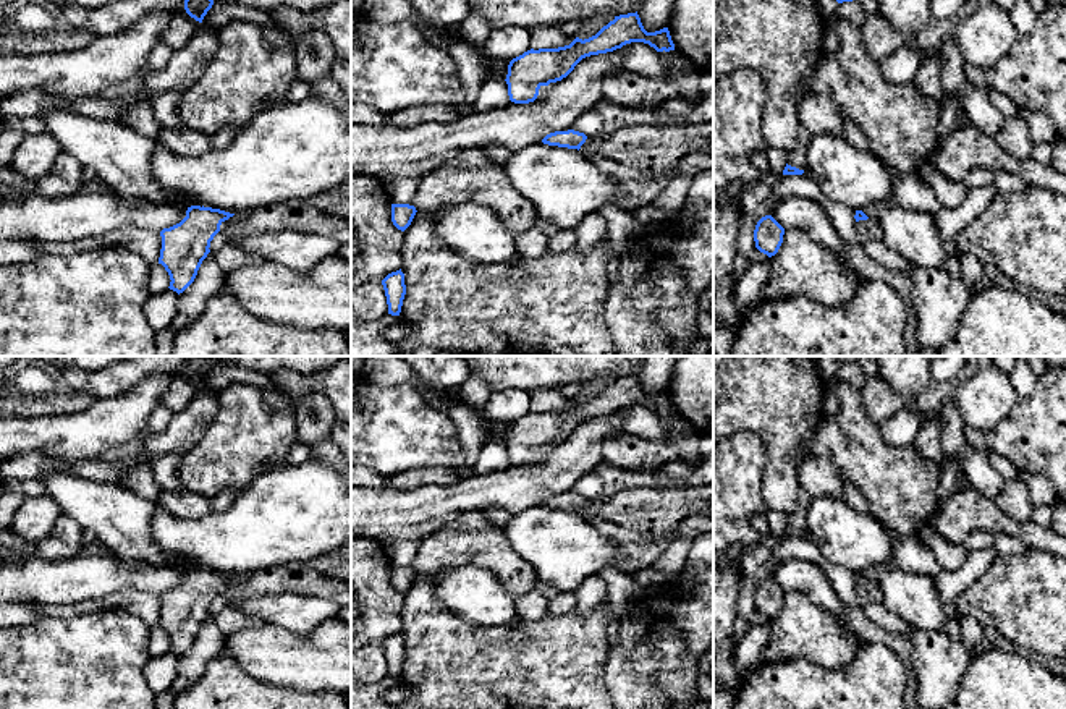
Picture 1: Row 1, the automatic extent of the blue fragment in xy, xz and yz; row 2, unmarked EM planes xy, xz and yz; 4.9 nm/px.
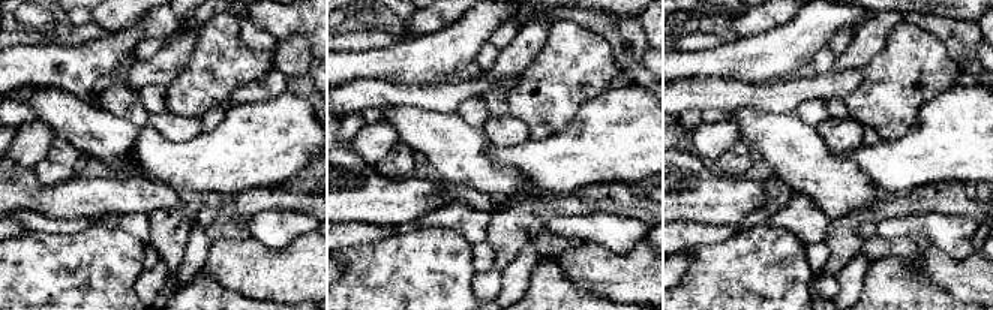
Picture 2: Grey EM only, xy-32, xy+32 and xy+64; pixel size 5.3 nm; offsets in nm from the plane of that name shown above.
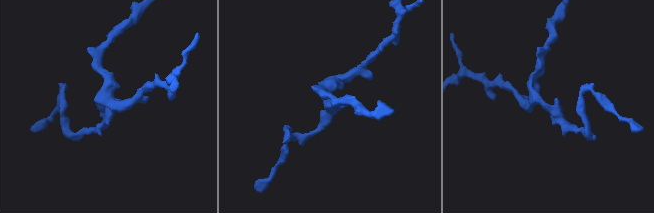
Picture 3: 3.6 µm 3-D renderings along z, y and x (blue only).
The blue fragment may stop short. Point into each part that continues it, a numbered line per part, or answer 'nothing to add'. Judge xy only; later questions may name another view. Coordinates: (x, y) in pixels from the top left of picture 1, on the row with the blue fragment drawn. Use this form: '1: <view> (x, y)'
1: xy (301, 216)

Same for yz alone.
1: yz (869, 227)

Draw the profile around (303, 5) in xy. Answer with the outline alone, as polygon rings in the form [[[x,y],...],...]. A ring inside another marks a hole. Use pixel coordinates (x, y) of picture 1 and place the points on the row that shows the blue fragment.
[[[214,0],[214,3],[217,2],[233,2],[233,3],[267,10],[267,11],[277,10],[281,6],[288,6],[299,11],[314,11],[322,6],[330,6],[336,0]]]

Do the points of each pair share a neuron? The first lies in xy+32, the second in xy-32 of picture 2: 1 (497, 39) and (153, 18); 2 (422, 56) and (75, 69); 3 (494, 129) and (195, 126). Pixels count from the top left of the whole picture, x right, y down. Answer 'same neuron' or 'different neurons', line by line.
1: same neuron
2: same neuron
3: same neuron

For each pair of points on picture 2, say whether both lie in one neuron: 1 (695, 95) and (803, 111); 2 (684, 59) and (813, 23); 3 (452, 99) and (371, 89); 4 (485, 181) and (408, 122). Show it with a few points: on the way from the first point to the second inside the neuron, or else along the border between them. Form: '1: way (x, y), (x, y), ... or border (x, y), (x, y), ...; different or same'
1: border (824, 99), (806, 99), (792, 111); different
2: way (716, 60), (758, 60), (782, 53); same
3: way (432, 98), (390, 95); same
4: way (465, 162), (441, 138), (428, 132); same

